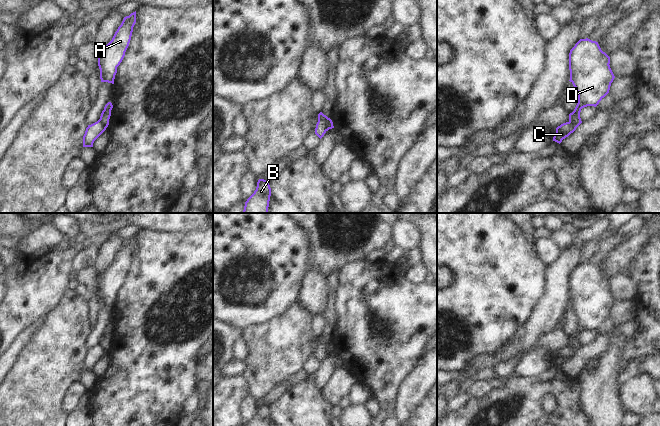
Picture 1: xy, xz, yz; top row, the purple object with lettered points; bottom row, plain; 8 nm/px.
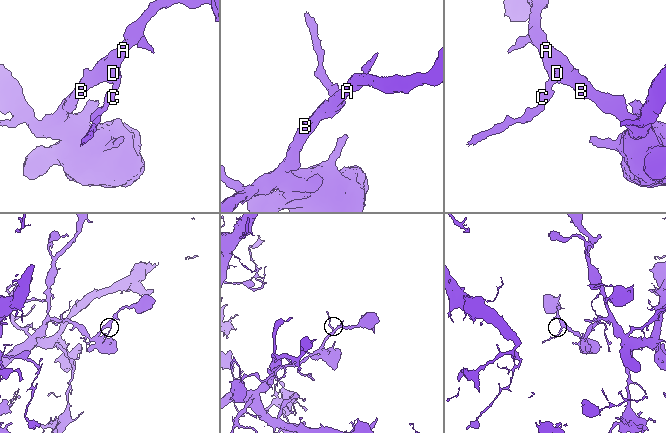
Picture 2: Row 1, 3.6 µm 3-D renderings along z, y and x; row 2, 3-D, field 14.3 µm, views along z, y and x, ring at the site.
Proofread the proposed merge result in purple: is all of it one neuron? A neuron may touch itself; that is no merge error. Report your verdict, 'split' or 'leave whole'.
split

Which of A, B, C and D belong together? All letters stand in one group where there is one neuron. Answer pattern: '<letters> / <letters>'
A B D / C

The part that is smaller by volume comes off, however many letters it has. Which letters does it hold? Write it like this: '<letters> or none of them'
C

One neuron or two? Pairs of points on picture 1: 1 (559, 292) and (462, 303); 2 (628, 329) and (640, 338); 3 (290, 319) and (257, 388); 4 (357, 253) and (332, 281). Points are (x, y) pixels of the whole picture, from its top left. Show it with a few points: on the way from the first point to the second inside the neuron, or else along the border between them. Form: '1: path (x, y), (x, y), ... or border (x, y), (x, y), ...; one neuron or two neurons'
1: border (546, 271), (544, 292), (531, 315); two neurons
2: border (633, 318), (636, 322), (637, 330), (628, 337); two neurons
3: path (288, 336), (275, 351), (263, 371); one neuron
4: border (337, 271), (333, 271), (326, 278); two neurons

